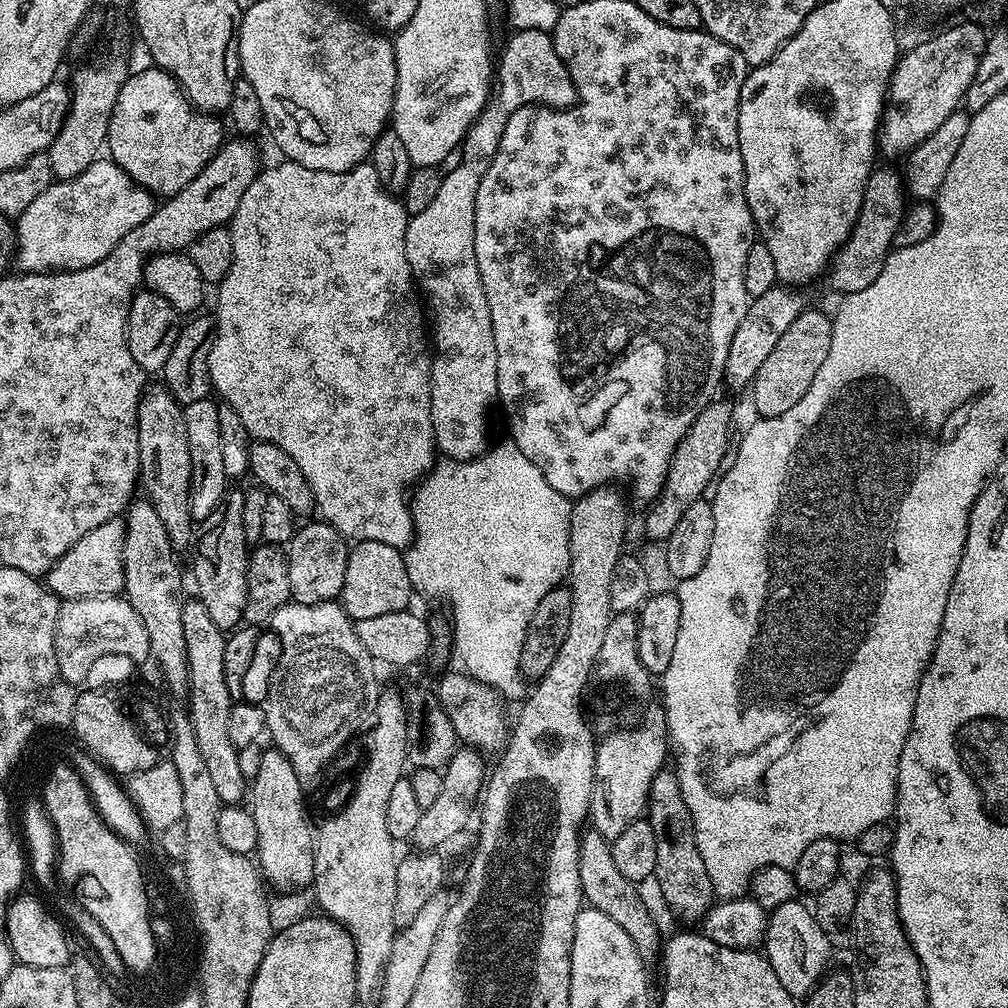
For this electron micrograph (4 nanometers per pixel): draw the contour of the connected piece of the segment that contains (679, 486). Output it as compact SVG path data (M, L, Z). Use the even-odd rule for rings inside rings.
M719 402L707 404L698 414L698 418L694 418L690 430L674 450L666 474L666 482L662 486L660 495L647 505L648 513L644 516L644 532L650 539L660 540L659 542L667 541L668 535L678 524L678 518L682 518L682 514L709 491L710 485L717 479L729 455L728 435L731 432L732 408L728 404L719 404ZM724 455L726 455L725 460ZM708 483L710 483L709 488Z

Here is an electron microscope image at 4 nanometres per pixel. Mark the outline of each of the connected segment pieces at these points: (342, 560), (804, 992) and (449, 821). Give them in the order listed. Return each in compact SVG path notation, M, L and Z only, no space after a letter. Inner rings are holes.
M308 524L297 531L286 545L290 594L298 604L327 604L339 597L346 578L349 545L331 524Z
M797 898L782 902L782 906L771 909L762 941L763 955L768 957L774 974L778 974L778 982L782 982L782 986L786 986L794 998L810 995L829 967L828 955L834 952L834 946L826 934L822 934L822 926L818 926L815 911L809 905L807 908L802 900Z
M476 746L457 747L454 758L442 769L444 777L444 789L438 794L434 806L423 809L418 826L413 830L411 839L416 840L417 849L440 850L447 840L452 840L464 828L468 815L473 815L474 805L478 797L486 787L486 768L484 772L484 760L481 749ZM473 803L473 804L472 804Z

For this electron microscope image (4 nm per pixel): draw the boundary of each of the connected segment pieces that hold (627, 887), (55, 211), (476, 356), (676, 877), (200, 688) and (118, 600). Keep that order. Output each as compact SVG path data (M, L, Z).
M581 831L578 878L582 882L585 901L591 907L602 910L610 918L614 918L614 922L618 922L618 926L622 926L622 930L630 934L630 942L634 942L638 954L645 962L655 961L662 952L662 935L660 936L643 898L640 897L641 889L637 885L630 884L626 878L622 878L618 866L614 866L611 843L605 840L601 832Z
M98 158L73 180L53 182L15 221L14 256L16 252L19 271L72 272L90 266L106 258L106 254L110 254L134 226L142 226L157 207L151 192L134 183L111 159Z
M521 28L511 34L513 36L509 38L504 53L498 56L498 63L494 68L494 91L491 93L488 103L480 111L480 116L468 127L468 133L464 136L462 145L463 160L456 169L450 169L443 173L438 186L438 195L434 197L434 202L430 202L430 206L426 210L415 213L409 219L406 238L404 239L406 242L406 258L412 267L413 277L418 281L419 291L430 309L430 336L434 341L434 355L432 356L432 432L436 436L437 449L449 460L474 460L488 451L490 447L490 441L488 441L488 415L491 414L492 407L497 407L498 404L498 350L494 350L494 330L490 322L490 306L486 306L486 290L482 290L482 274L478 274L478 258L474 258L474 202L478 194L478 186L486 174L488 165L492 163L492 156L502 142L502 130L506 130L506 122L510 118L510 114L514 114L519 108L529 106L571 108L578 100L576 87L568 73L568 65L562 62L562 58L558 58L558 50L547 31L538 28Z
M662 770L653 778L648 802L650 819L658 838L655 883L660 883L660 892L664 895L665 902L682 919L699 921L712 907L714 893L710 874L706 874L706 862L702 862L702 854L698 854L696 832L692 829L692 815L688 813L688 807L682 798L675 771Z
M198 598L185 599L183 601L184 613L182 614L182 630L186 630L186 658L188 659L188 696L192 700L190 707L190 719L192 729L198 742L198 750L202 750L206 770L210 770L210 778L214 782L214 790L218 790L218 798L221 805L236 806L246 796L246 781L242 774L240 765L240 753L232 745L228 737L228 723L232 720L232 709L234 707L234 693L228 688L228 679L224 673L224 641L225 633L206 614L206 606Z
M119 595L82 596L59 605L56 613L56 657L62 678L73 686L85 683L87 670L104 654L124 654L135 662L148 660L148 639L142 618Z

